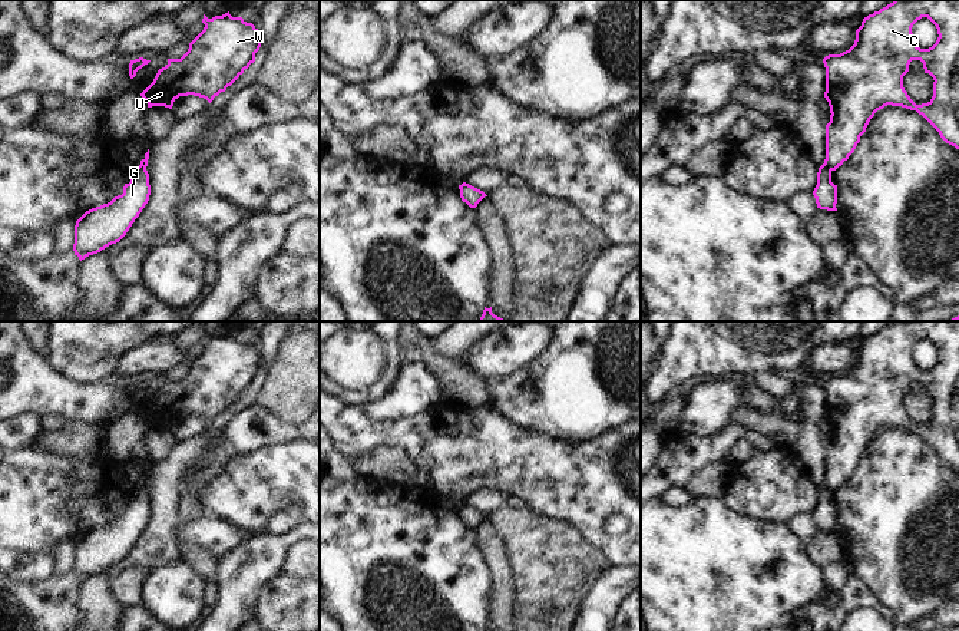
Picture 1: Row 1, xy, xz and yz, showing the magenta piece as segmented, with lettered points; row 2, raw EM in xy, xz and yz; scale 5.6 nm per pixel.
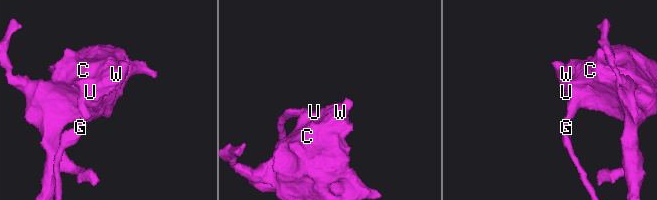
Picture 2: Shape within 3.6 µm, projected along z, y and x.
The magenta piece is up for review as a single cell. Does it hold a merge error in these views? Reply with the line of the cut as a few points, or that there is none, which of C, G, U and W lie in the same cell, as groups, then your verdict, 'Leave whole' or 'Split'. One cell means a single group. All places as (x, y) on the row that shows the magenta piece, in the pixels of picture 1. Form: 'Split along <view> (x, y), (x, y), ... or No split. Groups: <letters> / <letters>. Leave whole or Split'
Split along yz (823, 164), (830, 171). Groups: C U W / G. Split.

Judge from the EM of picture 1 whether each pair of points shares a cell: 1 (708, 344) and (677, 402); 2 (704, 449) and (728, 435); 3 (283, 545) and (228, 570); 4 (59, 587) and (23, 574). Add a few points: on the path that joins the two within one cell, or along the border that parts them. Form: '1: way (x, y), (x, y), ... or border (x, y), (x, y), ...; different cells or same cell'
1: border (690, 385), (678, 387), (657, 405); different cells
2: way (710, 449), (723, 440); same cell
3: way (270, 552), (245, 570), (241, 570); same cell
4: border (52, 575), (37, 582), (15, 582); different cells

